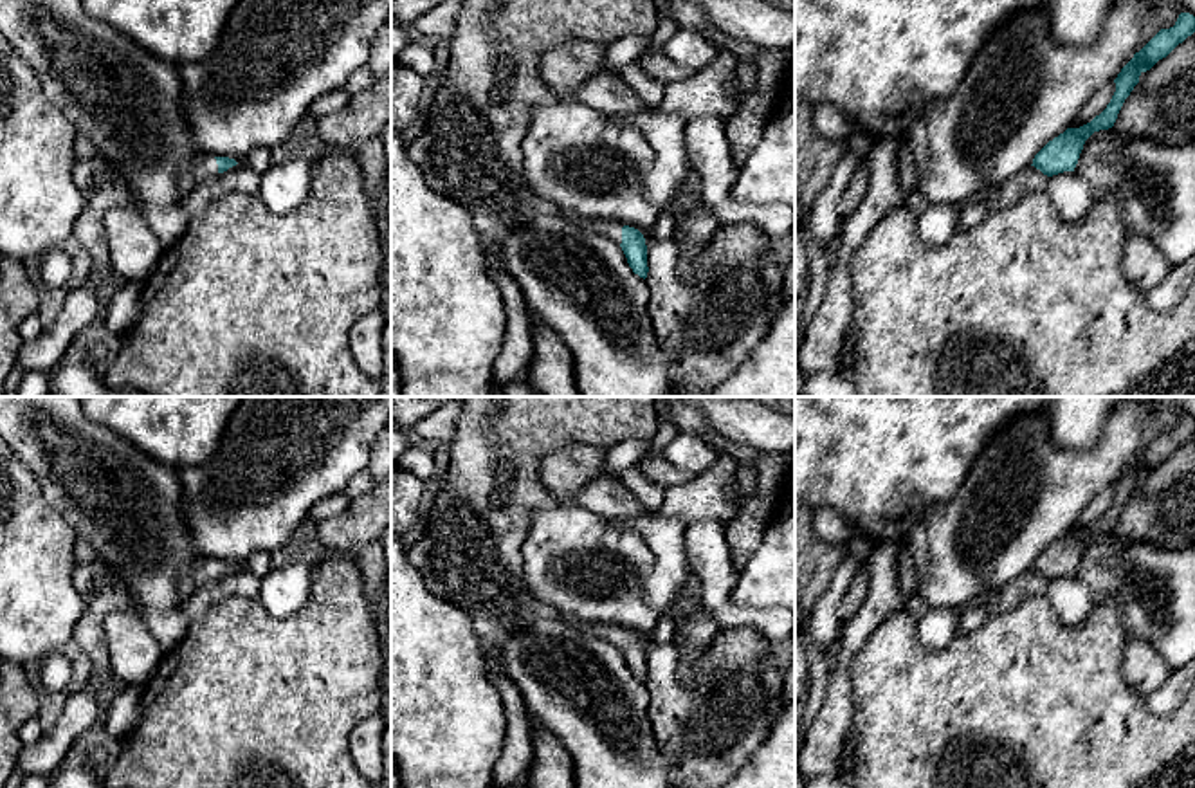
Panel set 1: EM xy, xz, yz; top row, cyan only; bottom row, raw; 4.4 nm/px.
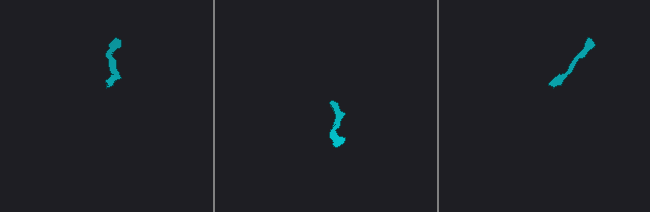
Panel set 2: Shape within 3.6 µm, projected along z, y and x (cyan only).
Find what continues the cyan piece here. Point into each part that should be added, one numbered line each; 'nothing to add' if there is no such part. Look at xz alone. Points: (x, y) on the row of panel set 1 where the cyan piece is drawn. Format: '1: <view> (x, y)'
1: xz (611, 229)

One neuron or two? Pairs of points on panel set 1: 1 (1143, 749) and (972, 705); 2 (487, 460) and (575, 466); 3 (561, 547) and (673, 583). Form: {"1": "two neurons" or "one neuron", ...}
{"1": "one neuron", "2": "two neurons", "3": "one neuron"}

